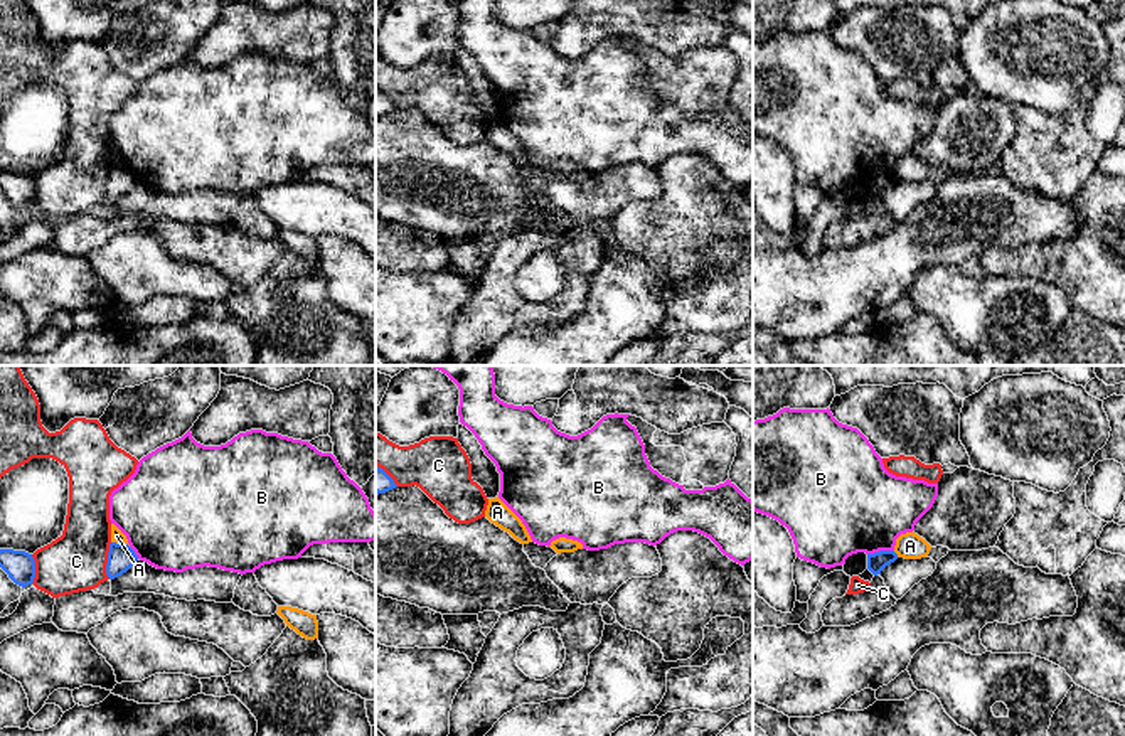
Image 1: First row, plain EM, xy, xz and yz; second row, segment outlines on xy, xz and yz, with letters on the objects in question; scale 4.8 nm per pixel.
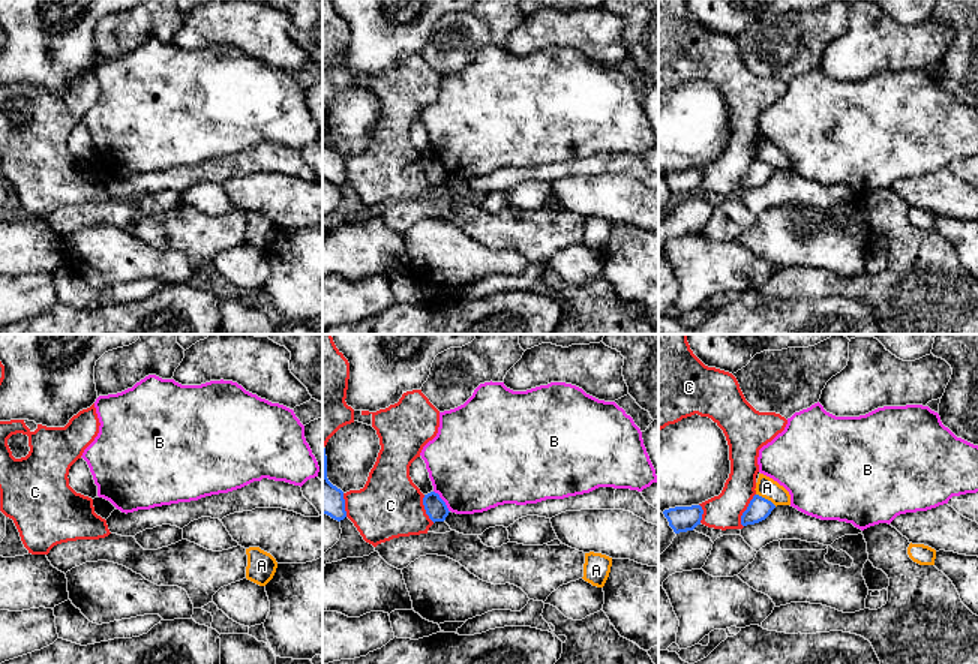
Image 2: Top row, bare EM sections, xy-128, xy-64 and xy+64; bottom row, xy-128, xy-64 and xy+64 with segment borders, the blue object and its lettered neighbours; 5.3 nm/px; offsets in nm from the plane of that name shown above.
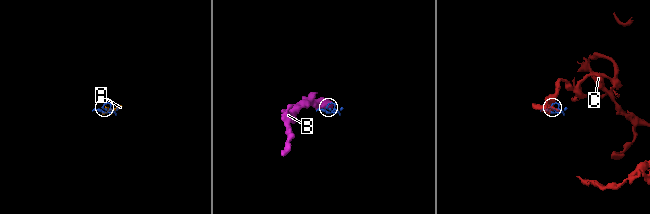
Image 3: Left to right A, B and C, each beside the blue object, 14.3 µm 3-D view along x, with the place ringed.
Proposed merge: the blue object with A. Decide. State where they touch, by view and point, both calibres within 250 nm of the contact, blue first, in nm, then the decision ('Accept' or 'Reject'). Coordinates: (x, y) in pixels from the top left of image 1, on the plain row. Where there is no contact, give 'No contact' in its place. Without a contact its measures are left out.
Touches blue at xy (120, 167). Thickness 130 nm (blue) against 60 nm. Reject

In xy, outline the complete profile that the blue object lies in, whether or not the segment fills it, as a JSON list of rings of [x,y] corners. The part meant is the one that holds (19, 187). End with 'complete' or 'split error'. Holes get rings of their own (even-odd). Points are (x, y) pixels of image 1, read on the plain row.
[[[0,172],[0,190],[22,211],[34,205],[35,184],[25,173]]]; complete

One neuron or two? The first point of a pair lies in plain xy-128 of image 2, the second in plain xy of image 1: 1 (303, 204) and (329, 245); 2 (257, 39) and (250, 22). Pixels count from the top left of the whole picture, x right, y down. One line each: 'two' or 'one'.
1: two
2: one

